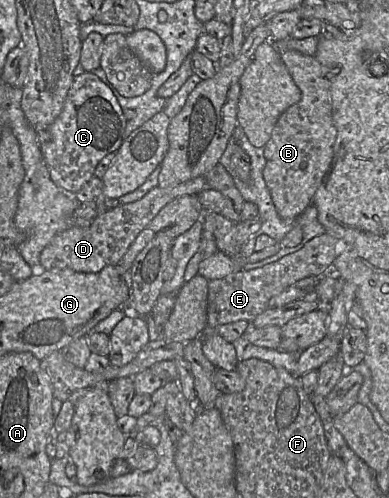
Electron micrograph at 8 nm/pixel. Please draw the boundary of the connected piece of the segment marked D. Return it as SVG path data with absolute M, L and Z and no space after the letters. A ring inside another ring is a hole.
M204 176L188 180L173 187L161 188L159 186L151 189L141 199L126 204L112 203L106 211L101 212L90 224L89 227L70 227L55 235L50 243L43 249L40 255L40 266L33 267L34 275L40 275L44 271L53 269L71 269L82 273L97 273L108 265L116 266L140 234L140 232L153 220L158 212L168 203L177 197L184 195L198 195L203 190L210 189Z

